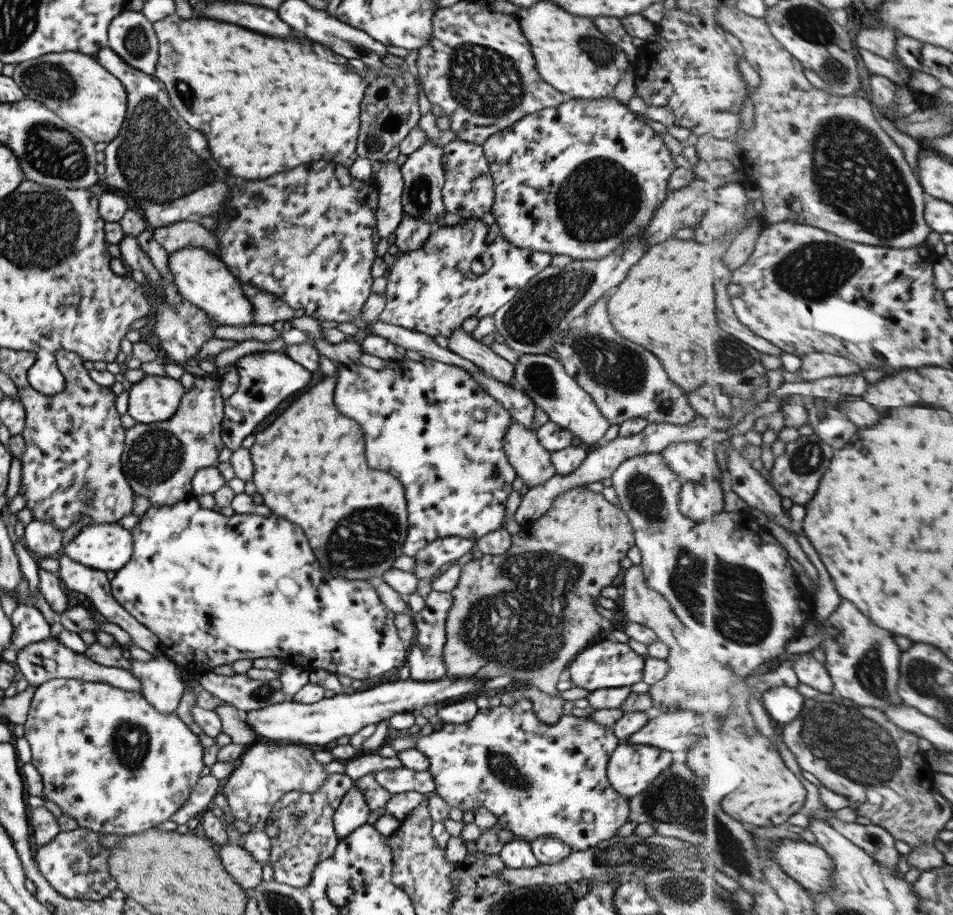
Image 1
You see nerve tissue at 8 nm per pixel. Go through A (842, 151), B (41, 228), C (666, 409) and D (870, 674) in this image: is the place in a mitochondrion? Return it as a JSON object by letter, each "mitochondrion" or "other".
{"A":"mitochondrion","B":"mitochondrion","C":"mitochondrion","D":"mitochondrion"}

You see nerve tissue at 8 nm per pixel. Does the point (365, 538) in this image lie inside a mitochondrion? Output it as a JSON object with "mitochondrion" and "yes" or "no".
{"mitochondrion":"yes"}

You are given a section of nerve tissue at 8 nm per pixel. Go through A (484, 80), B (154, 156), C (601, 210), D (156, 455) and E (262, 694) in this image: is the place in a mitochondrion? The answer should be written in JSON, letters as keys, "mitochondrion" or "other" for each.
{"A":"mitochondrion","B":"mitochondrion","C":"mitochondrion","D":"mitochondrion","E":"mitochondrion"}

